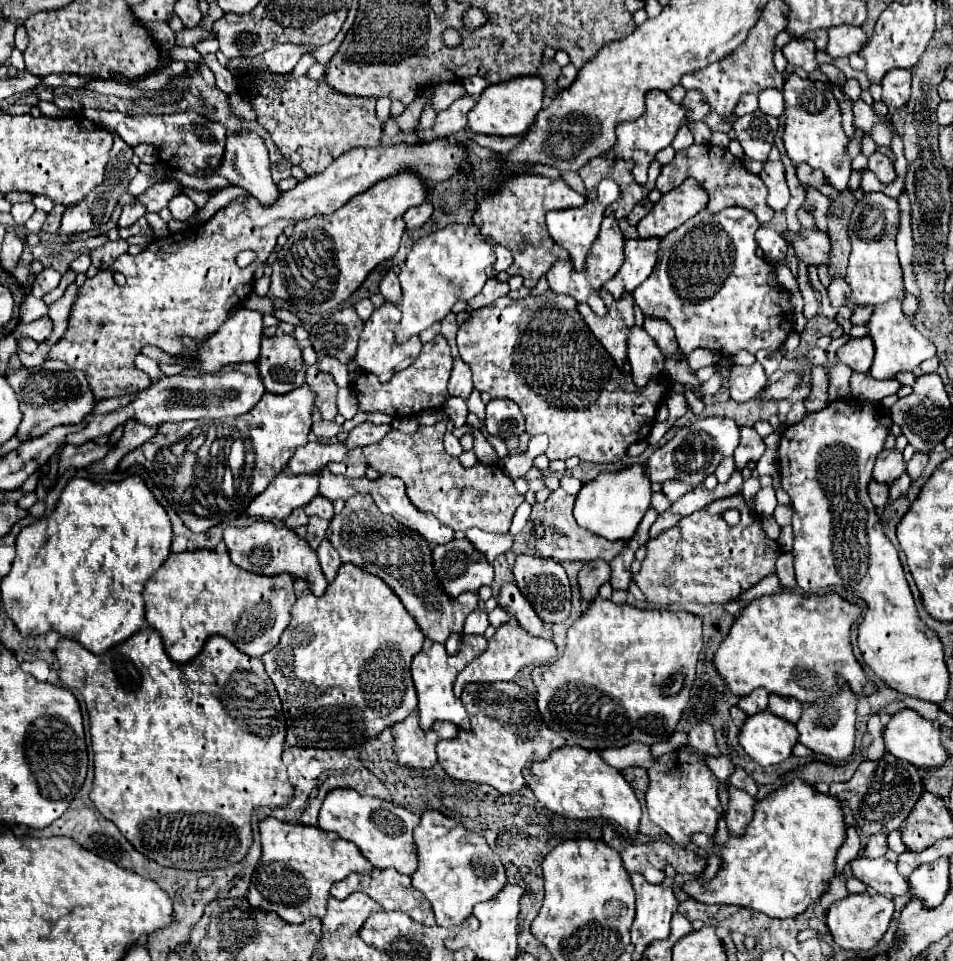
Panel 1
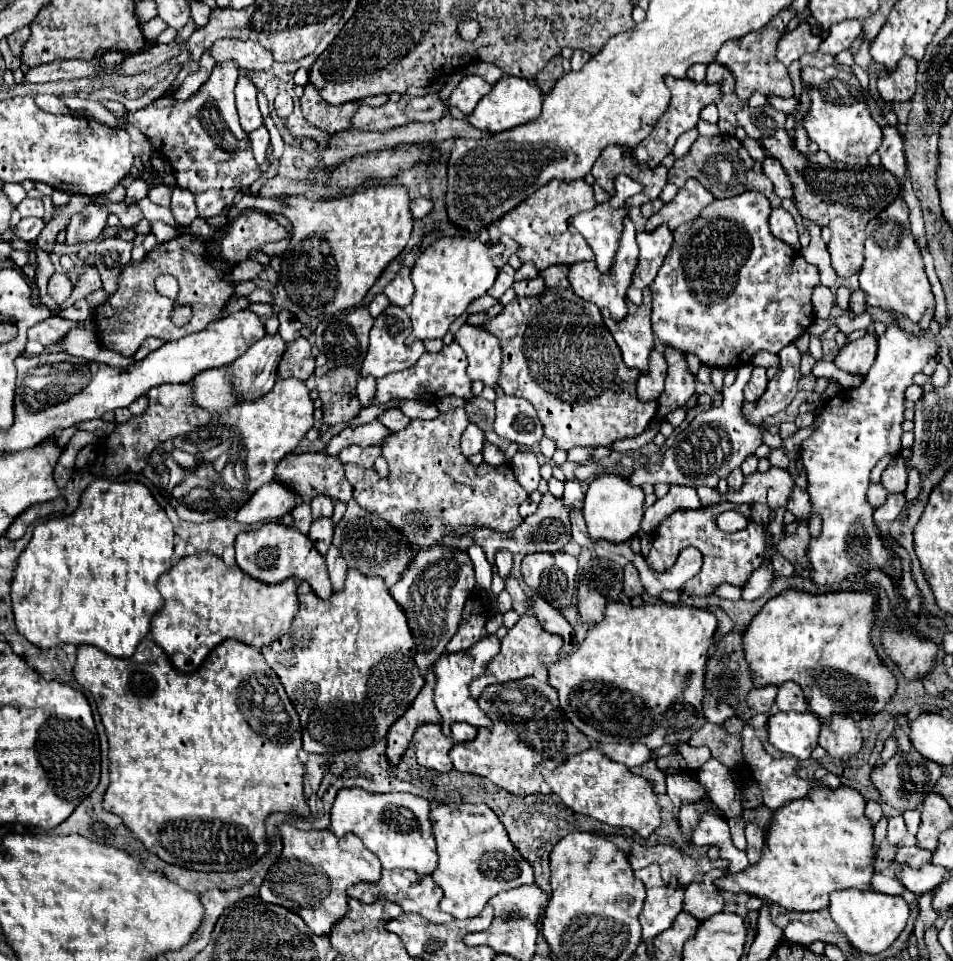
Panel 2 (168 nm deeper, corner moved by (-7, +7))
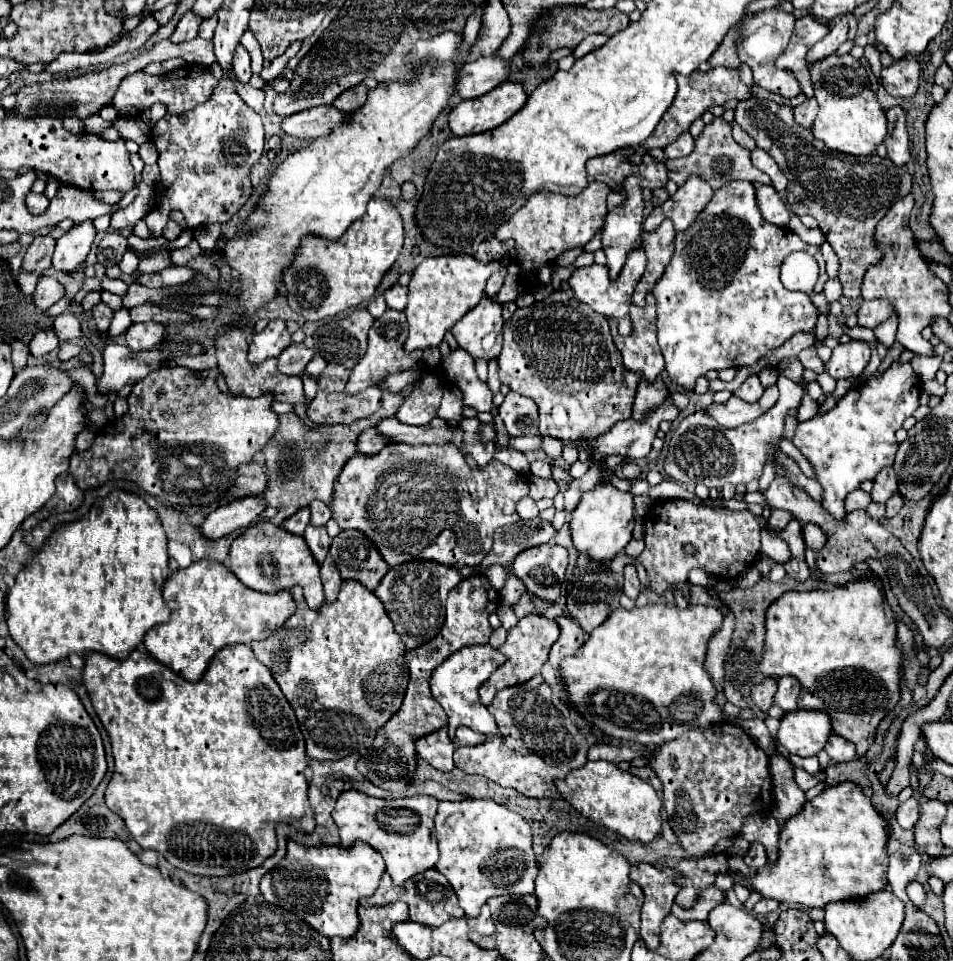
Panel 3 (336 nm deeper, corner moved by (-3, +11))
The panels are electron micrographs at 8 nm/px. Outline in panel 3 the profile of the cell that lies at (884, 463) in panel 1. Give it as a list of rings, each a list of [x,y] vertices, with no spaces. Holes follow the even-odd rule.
[[[885,468],[873,480],[871,498],[873,498],[873,502],[885,504],[893,494],[897,494],[897,478],[895,478],[895,472],[891,468]]]

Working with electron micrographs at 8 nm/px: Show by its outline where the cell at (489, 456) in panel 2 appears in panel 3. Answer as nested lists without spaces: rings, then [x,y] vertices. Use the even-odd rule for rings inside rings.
[[[497,448],[495,452],[495,458],[499,462],[503,462],[505,466],[513,468],[515,472],[521,472],[521,474],[529,474],[529,460],[523,452],[517,452],[517,450],[501,450]]]

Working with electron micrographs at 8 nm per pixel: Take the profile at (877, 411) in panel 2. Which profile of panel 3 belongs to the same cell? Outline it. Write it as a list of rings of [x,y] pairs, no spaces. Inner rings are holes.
[[[893,362],[881,376],[849,390],[833,410],[817,414],[807,422],[799,422],[793,444],[813,464],[817,480],[823,486],[823,508],[831,516],[837,520],[845,518],[845,496],[857,490],[865,480],[873,480],[881,468],[893,466],[899,448],[895,430],[917,410],[919,394],[921,382],[911,364]]]

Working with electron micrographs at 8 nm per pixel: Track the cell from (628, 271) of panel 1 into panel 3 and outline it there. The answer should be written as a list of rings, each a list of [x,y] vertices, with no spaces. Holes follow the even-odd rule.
[[[663,222],[657,232],[643,232],[645,234],[645,254],[647,254],[647,270],[637,284],[637,290],[633,292],[633,304],[645,306],[647,292],[653,290],[657,280],[663,276],[665,266],[671,262],[673,256],[673,222]]]

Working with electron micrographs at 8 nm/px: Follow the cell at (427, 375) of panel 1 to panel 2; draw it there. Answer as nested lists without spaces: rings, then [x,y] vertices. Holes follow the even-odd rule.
[[[451,342],[449,346],[443,346],[439,352],[431,354],[425,352],[413,368],[407,368],[403,372],[387,374],[385,378],[377,380],[377,394],[373,398],[373,404],[387,404],[391,400],[419,400],[419,402],[437,402],[443,396],[459,396],[463,400],[471,400],[471,380],[465,372],[467,358],[465,352],[457,342]]]

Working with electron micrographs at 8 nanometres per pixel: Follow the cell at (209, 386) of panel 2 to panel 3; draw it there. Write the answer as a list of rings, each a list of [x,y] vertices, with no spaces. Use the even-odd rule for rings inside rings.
[[[281,318],[271,320],[261,334],[253,336],[253,342],[249,346],[249,360],[257,364],[257,362],[265,362],[271,356],[279,356],[291,344],[289,338],[291,334],[287,332],[285,320]]]

